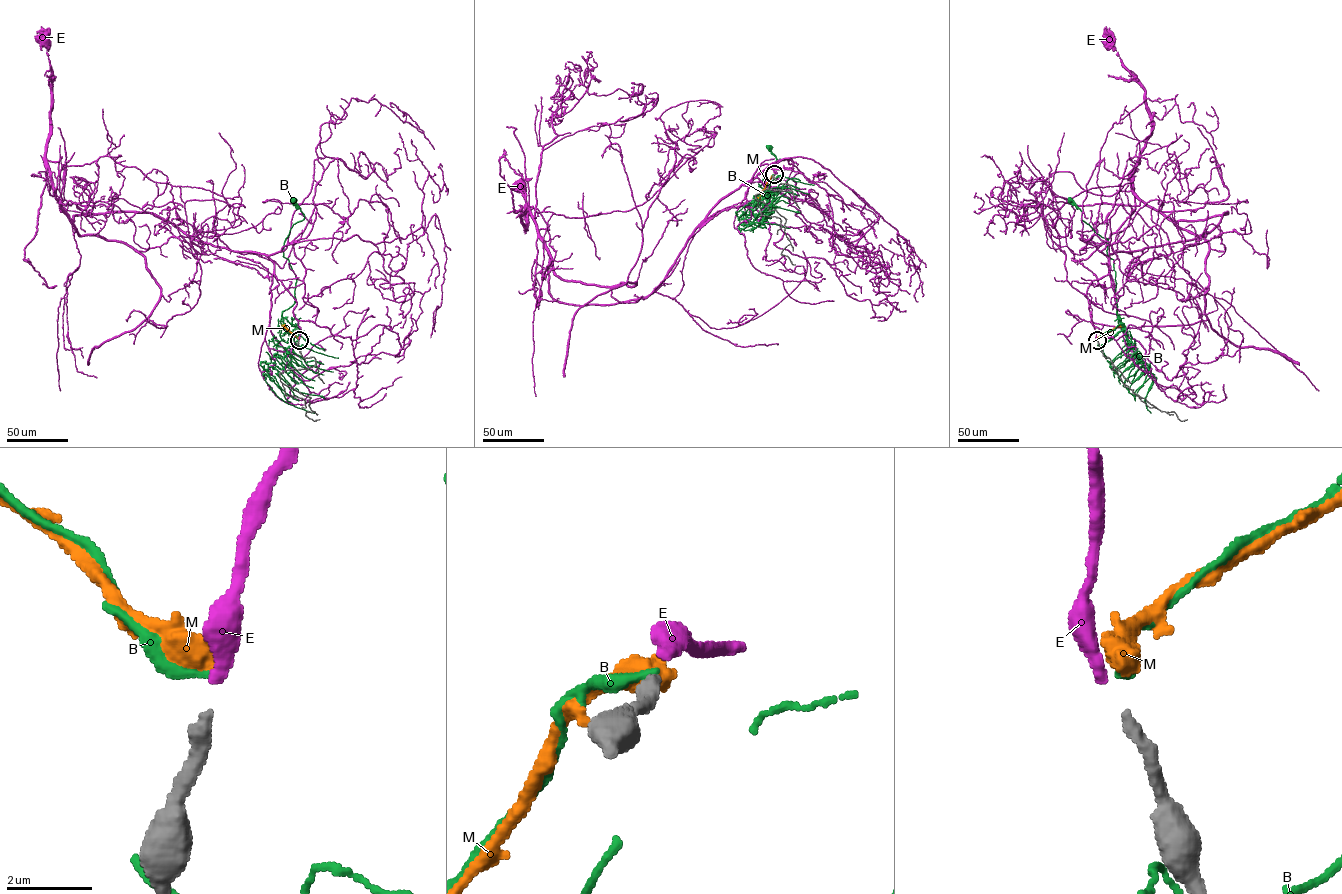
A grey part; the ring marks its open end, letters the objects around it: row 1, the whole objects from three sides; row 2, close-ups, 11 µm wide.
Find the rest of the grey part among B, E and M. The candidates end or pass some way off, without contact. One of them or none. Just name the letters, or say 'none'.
E

